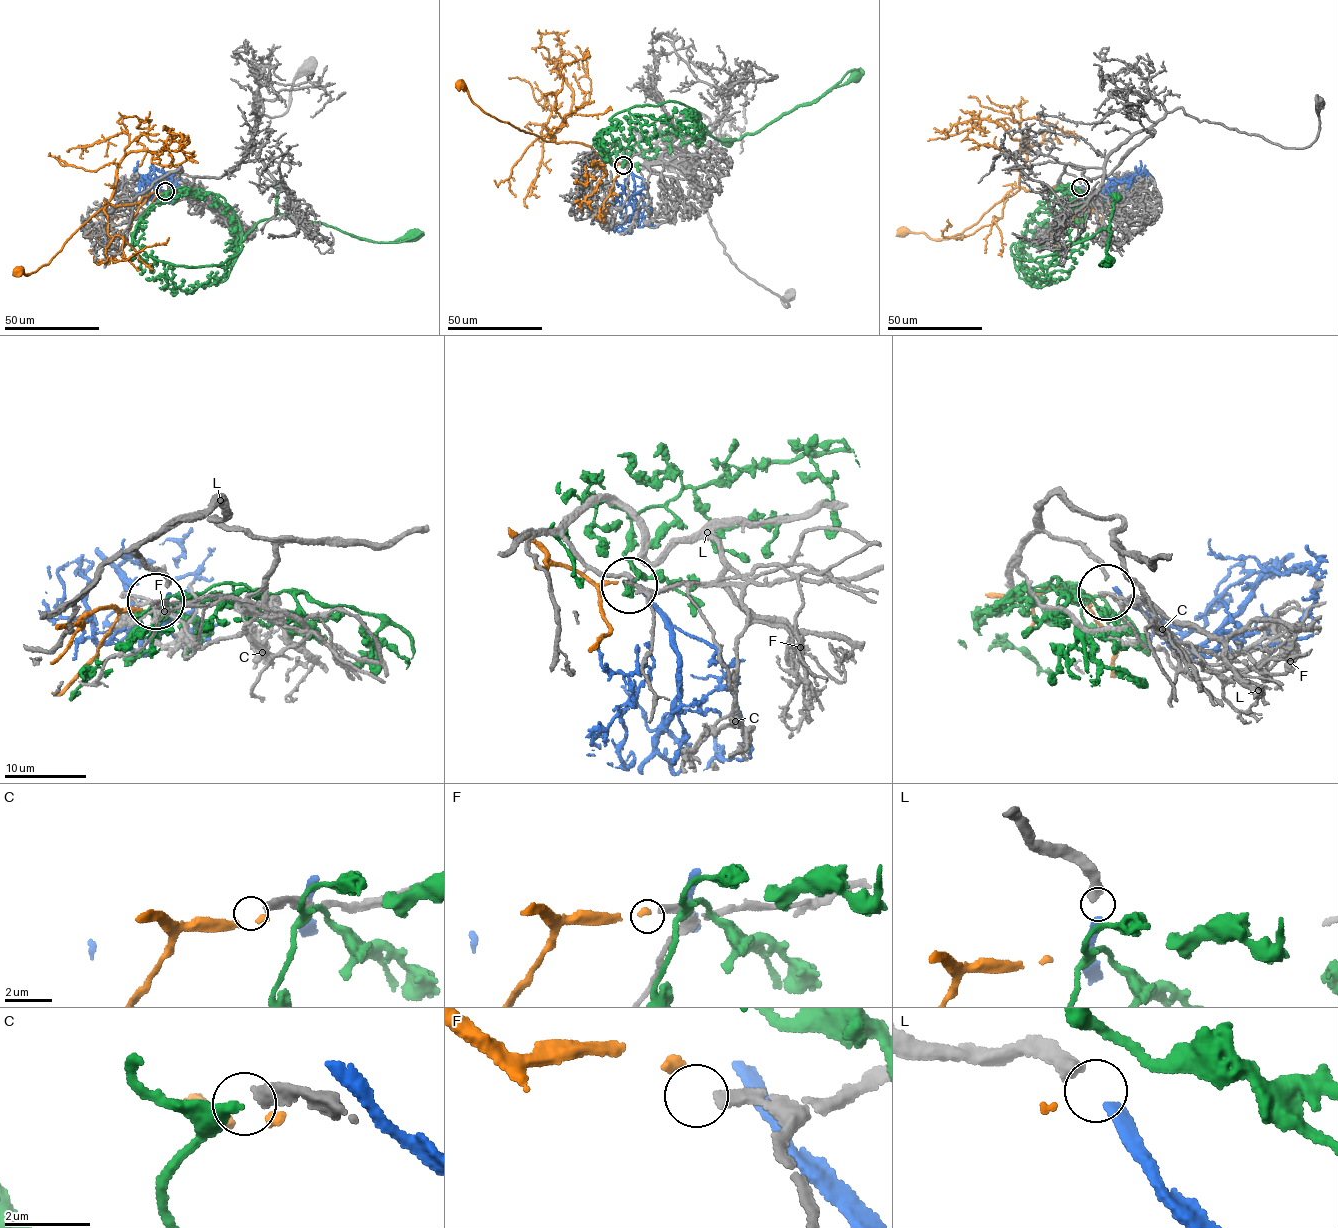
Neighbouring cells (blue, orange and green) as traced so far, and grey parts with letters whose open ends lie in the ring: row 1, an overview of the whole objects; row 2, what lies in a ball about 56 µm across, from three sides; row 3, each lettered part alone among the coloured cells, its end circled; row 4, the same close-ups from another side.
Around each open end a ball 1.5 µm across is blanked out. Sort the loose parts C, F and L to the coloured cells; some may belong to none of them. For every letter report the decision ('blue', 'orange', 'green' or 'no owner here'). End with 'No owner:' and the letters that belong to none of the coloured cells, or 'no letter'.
C: no owner here
F: orange
L: blue
No owner: C

